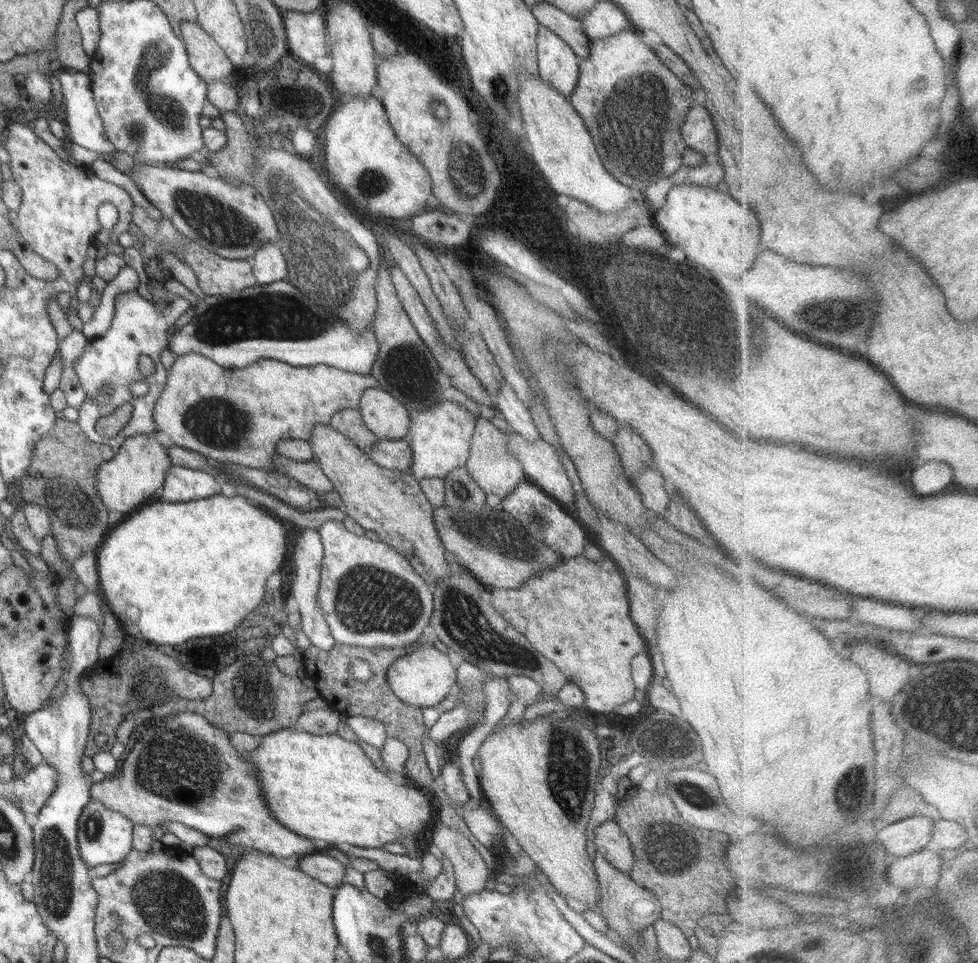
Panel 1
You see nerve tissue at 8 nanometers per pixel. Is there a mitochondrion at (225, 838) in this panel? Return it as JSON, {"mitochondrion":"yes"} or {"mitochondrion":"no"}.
{"mitochondrion":"no"}

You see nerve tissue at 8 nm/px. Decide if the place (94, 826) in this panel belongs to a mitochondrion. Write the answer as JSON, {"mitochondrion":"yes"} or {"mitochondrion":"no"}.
{"mitochondrion":"yes"}

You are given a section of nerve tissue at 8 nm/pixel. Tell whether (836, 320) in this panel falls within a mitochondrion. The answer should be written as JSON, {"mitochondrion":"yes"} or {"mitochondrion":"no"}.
{"mitochondrion":"yes"}

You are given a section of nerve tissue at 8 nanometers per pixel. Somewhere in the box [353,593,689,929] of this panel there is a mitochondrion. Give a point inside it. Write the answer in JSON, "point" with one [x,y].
{"point":[568,759]}

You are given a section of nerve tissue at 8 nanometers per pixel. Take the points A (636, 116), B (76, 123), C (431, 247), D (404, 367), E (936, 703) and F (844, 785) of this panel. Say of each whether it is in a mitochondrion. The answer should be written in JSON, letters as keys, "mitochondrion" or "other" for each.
{"A":"mitochondrion","B":"other","C":"other","D":"mitochondrion","E":"mitochondrion","F":"mitochondrion"}

